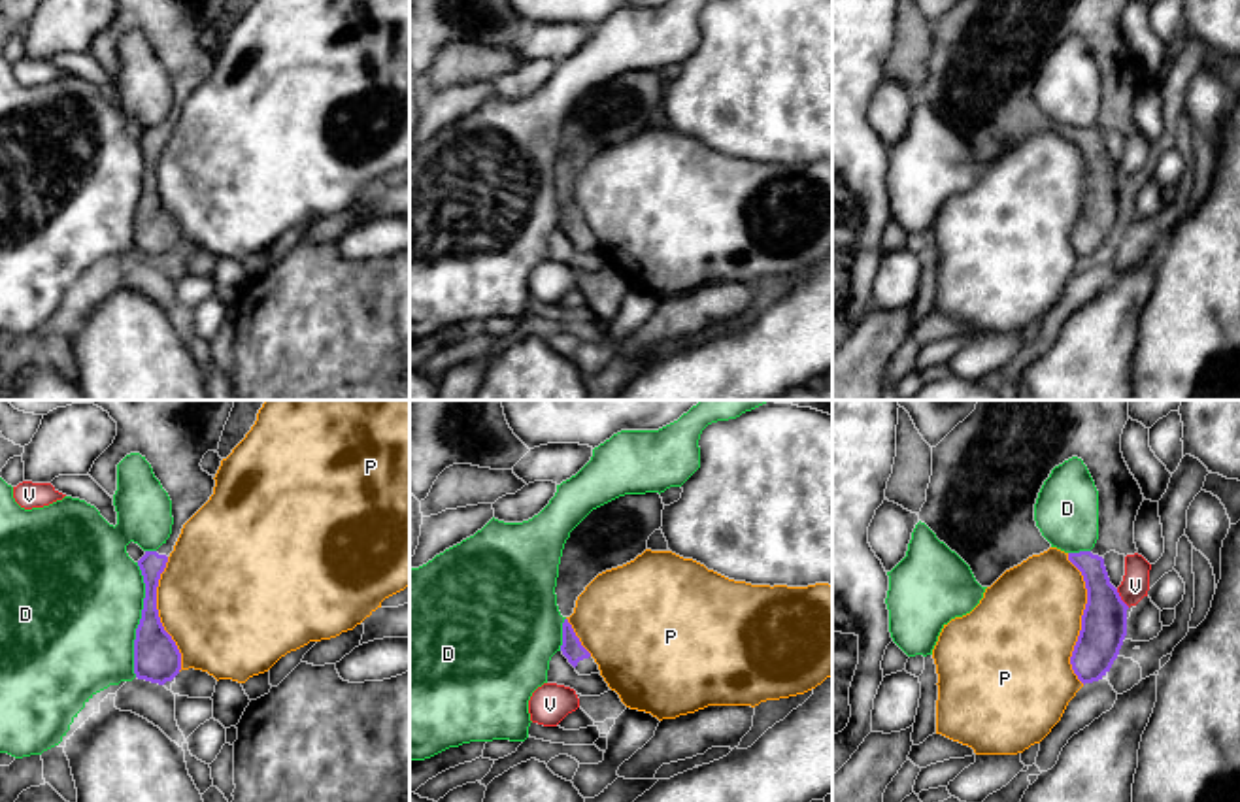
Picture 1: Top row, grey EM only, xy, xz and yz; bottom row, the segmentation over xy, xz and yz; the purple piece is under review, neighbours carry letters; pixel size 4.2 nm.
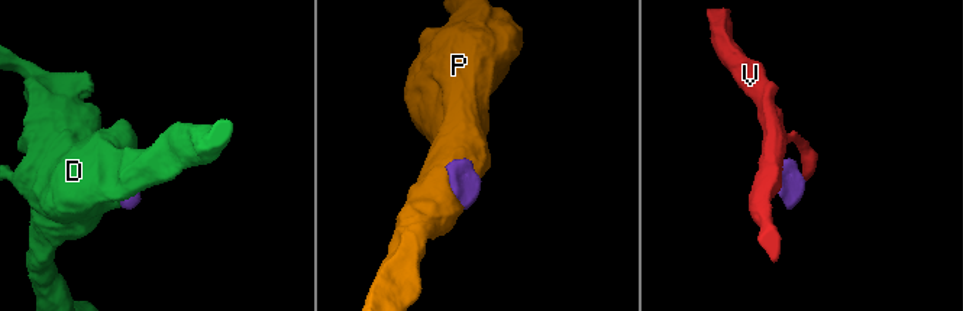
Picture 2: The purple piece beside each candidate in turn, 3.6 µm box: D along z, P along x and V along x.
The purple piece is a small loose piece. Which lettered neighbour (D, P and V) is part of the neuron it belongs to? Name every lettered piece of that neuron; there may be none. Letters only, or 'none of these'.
none of these

